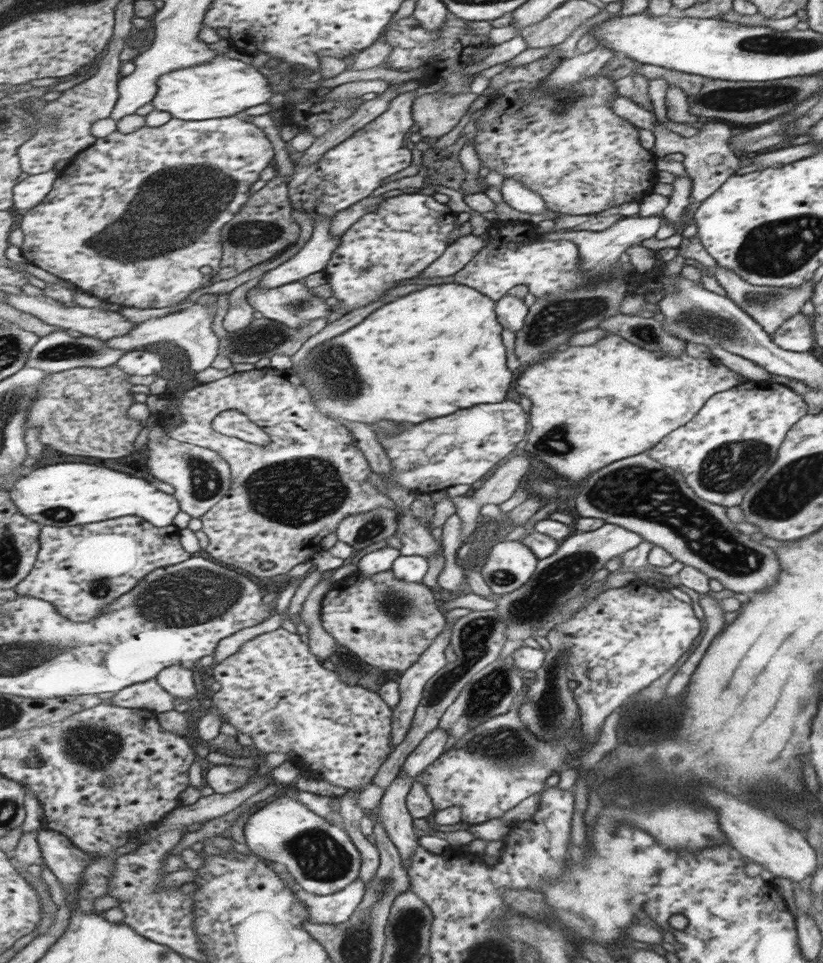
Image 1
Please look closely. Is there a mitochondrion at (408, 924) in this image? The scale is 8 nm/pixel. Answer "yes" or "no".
yes

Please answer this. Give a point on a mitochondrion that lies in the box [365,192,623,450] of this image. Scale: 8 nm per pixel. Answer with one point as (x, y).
(554, 321)

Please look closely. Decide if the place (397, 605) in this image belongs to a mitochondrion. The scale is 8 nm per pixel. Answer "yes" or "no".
yes

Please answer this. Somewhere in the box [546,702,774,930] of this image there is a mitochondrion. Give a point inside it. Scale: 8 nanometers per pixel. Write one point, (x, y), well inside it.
(630, 781)

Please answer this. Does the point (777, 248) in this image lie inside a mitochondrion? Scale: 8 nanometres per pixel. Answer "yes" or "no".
yes

